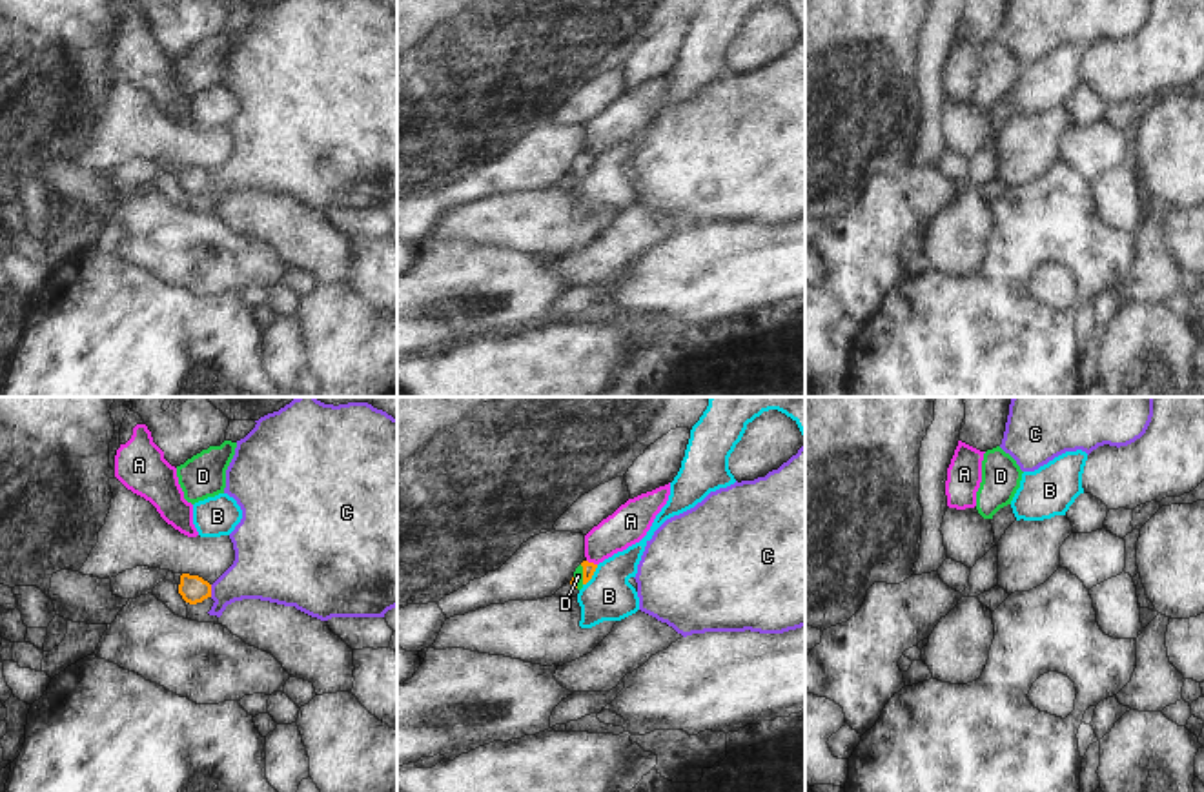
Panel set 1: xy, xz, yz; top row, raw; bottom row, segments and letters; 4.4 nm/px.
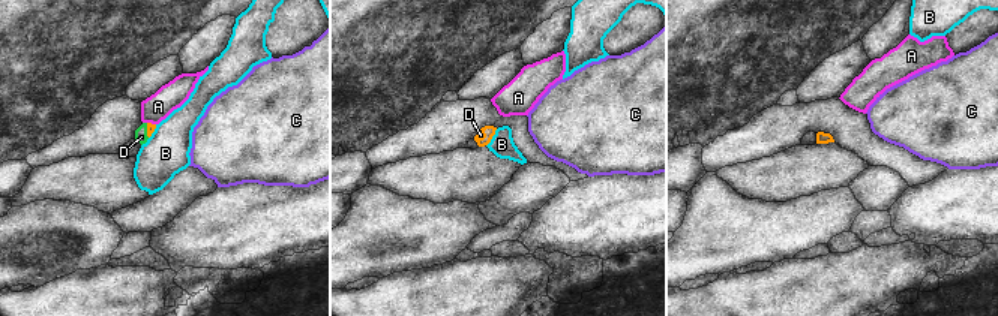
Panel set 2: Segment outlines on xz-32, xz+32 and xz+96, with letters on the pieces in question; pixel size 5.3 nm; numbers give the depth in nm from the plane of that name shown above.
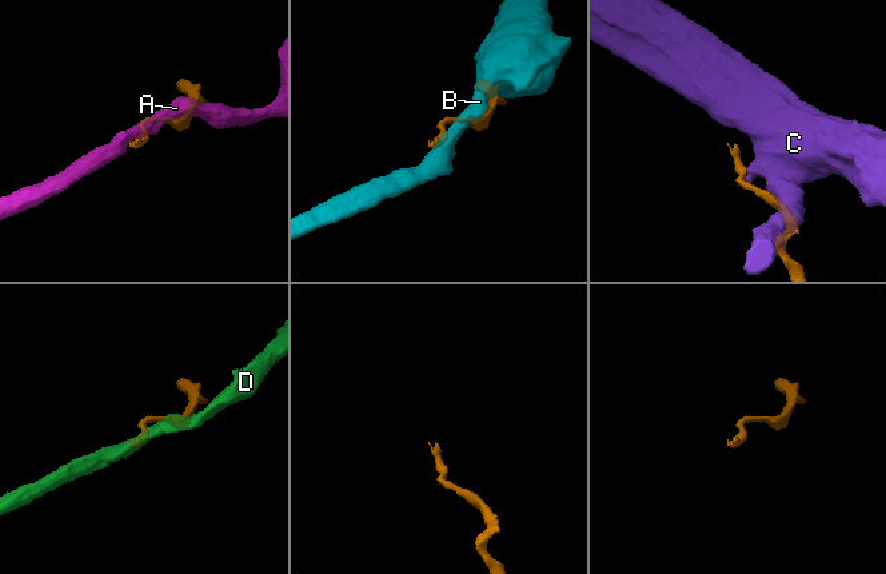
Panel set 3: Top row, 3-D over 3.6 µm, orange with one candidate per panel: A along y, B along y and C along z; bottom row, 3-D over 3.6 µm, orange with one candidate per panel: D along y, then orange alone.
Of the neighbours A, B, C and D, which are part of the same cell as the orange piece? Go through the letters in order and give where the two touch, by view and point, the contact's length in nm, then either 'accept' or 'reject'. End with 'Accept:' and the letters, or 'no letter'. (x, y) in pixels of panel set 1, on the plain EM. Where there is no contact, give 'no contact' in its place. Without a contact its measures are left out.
A: contact xz (592, 155); length 50 nm; reject
B: contact xz (592, 166); length 120 nm; reject
C: contact xy (210, 182); length 60 nm; reject
D: contact xz (583, 166); length 90 nm; accept
Accept: D

